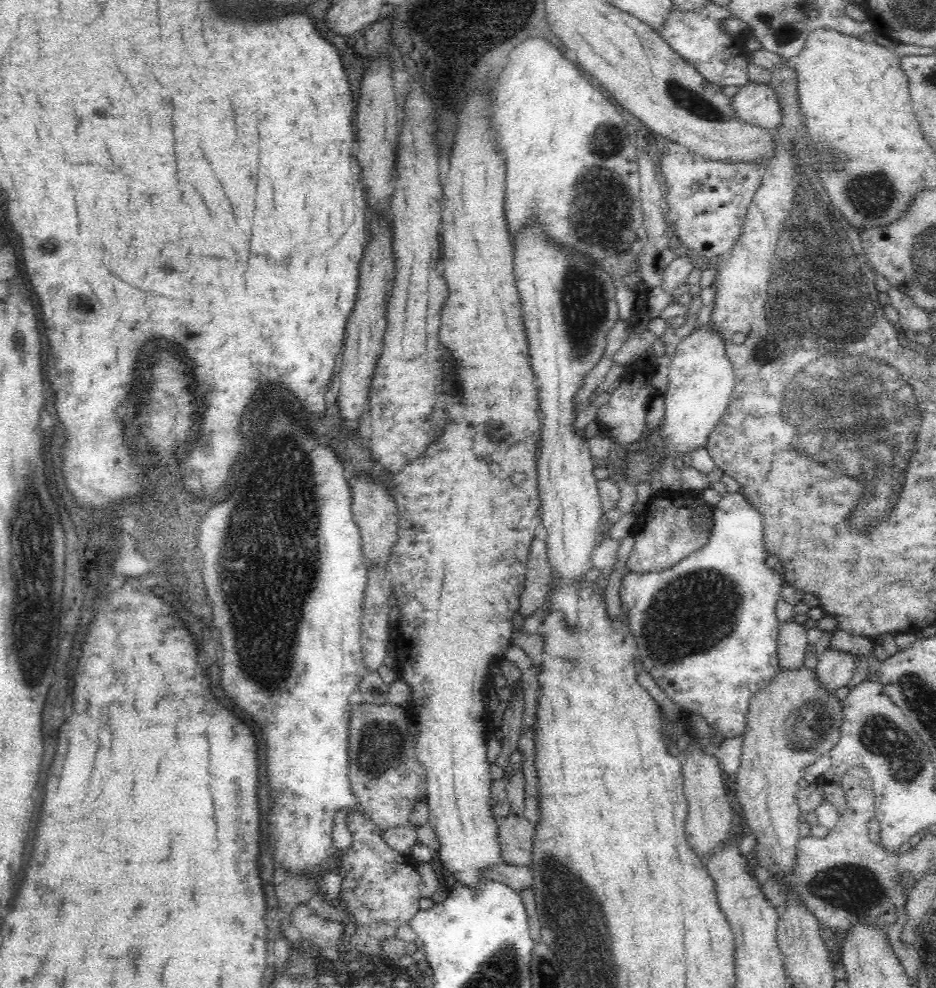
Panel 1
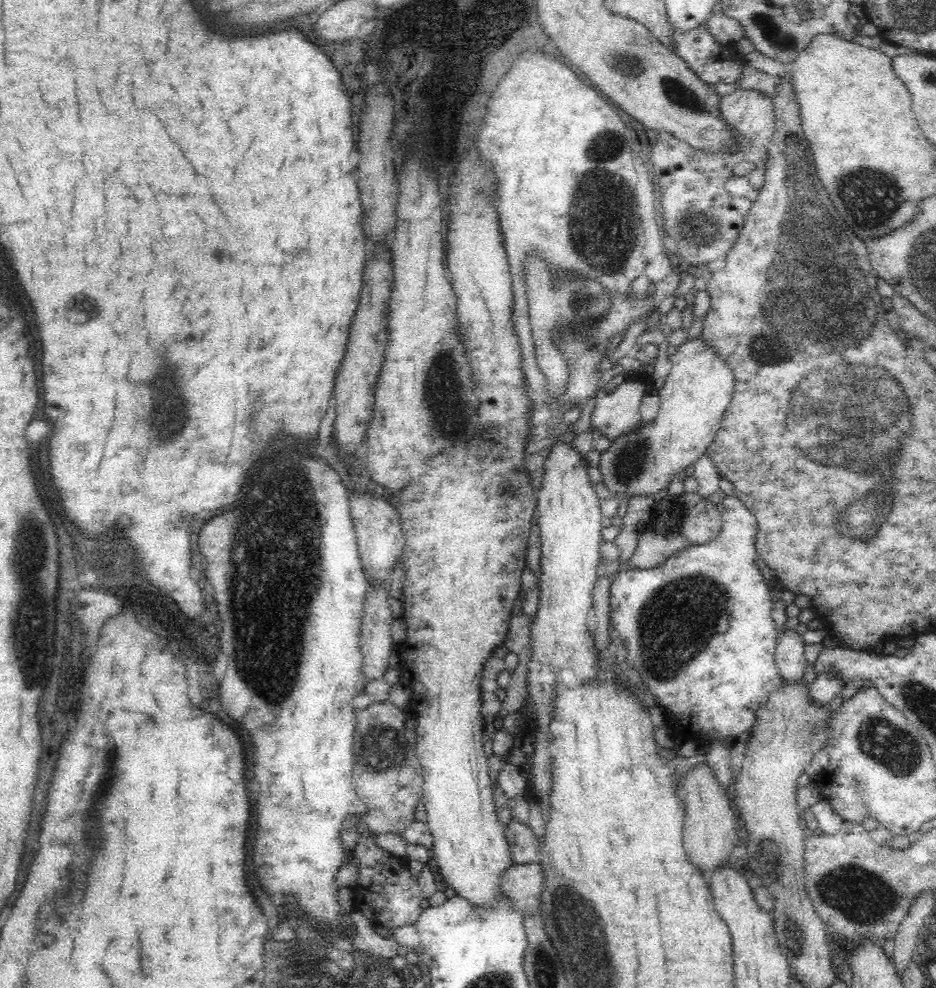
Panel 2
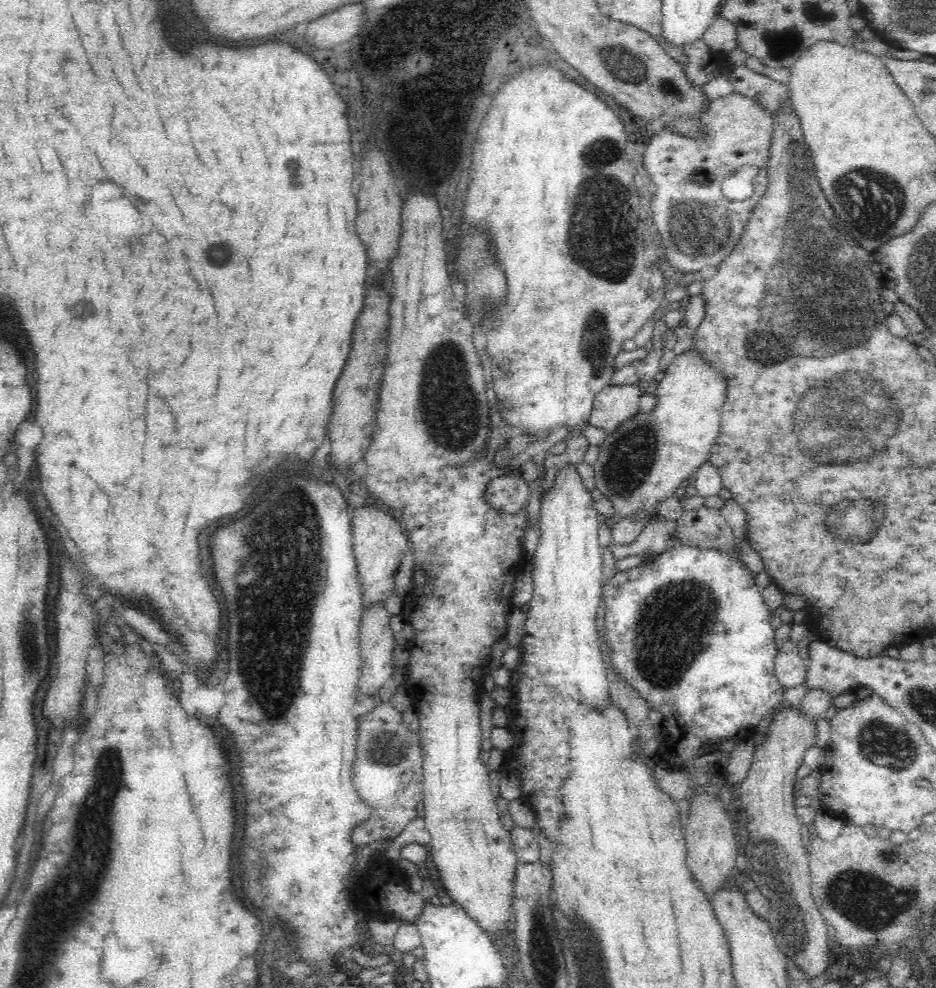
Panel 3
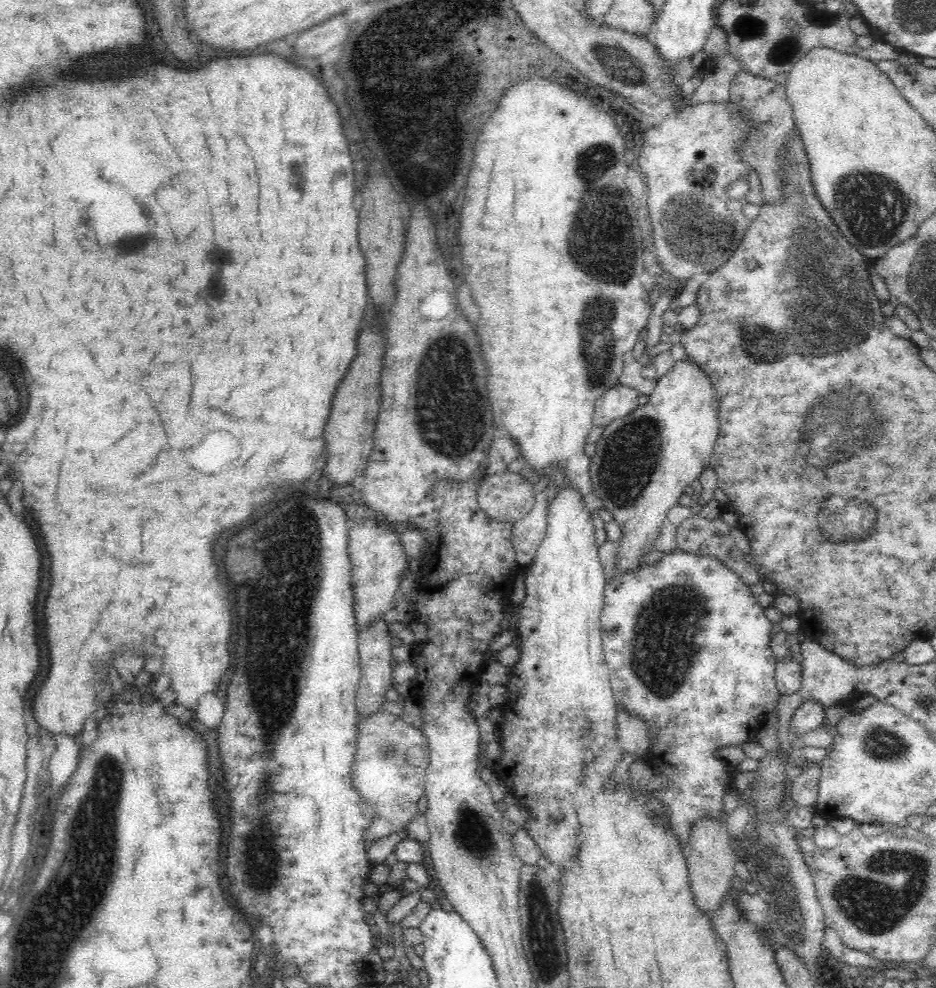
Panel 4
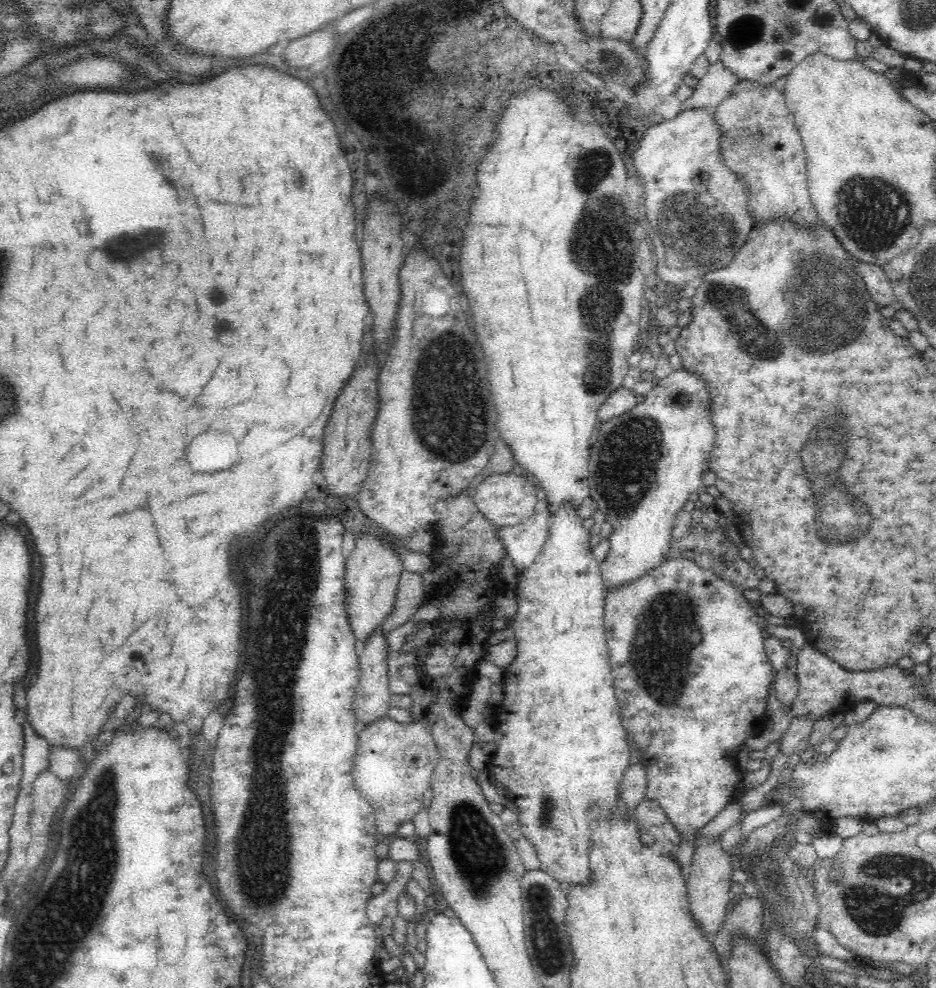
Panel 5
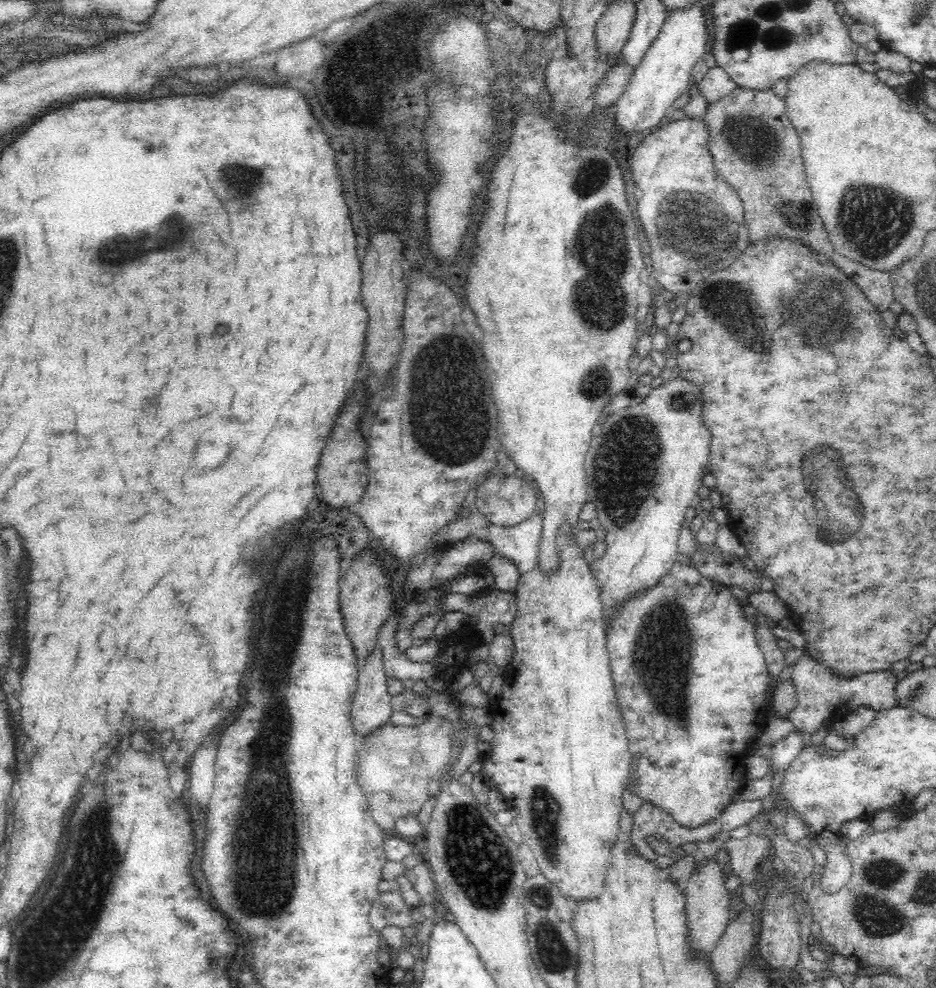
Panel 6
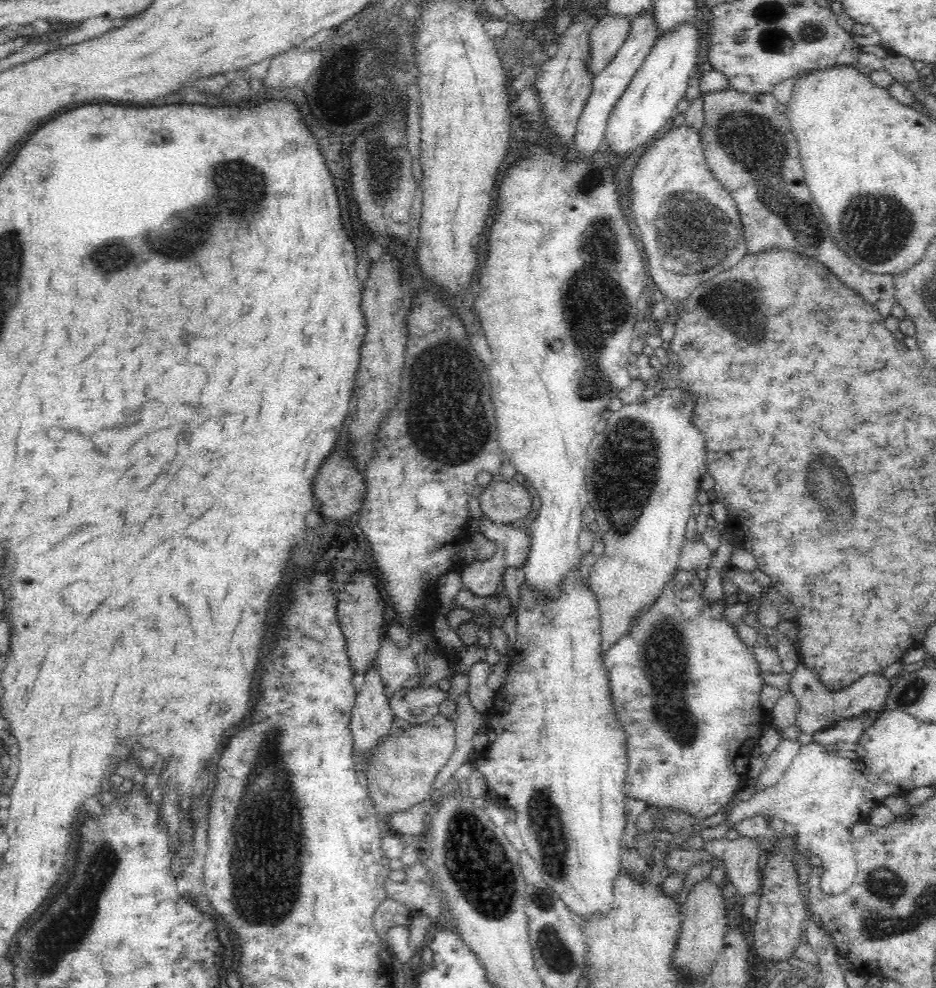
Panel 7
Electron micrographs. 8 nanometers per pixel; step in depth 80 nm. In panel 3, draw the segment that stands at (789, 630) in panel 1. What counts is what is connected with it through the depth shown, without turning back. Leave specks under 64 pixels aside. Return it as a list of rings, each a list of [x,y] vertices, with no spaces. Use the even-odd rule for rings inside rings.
[[[788,640],[778,649],[775,656],[775,675],[784,690],[803,684],[806,662],[800,659],[796,643]]]

